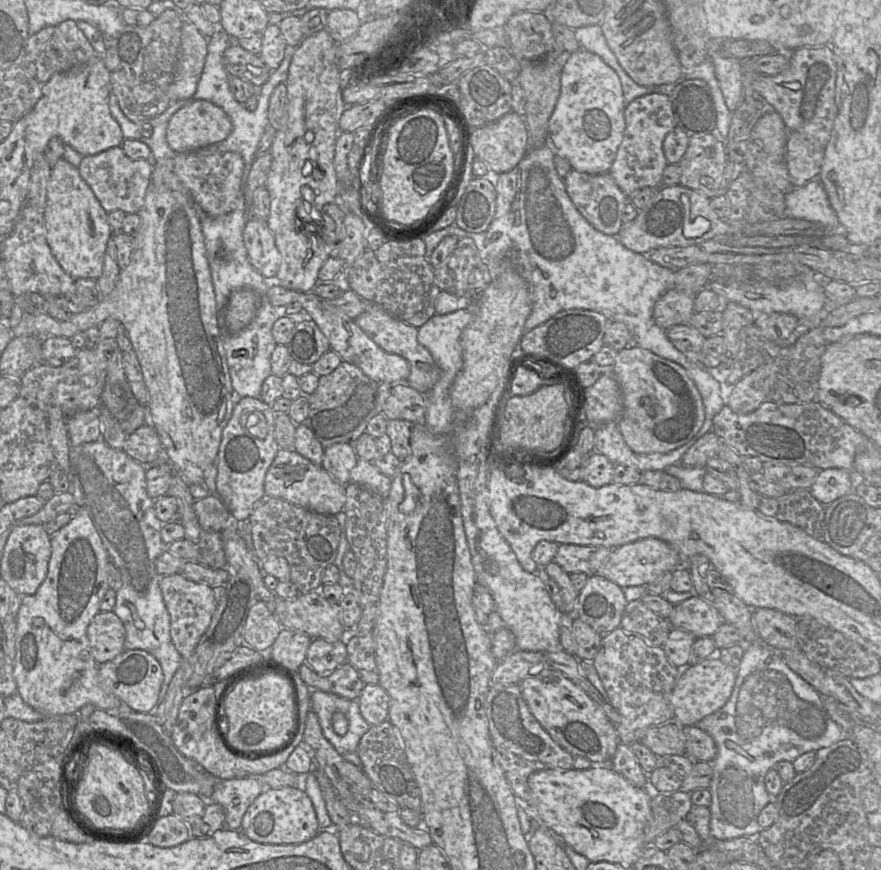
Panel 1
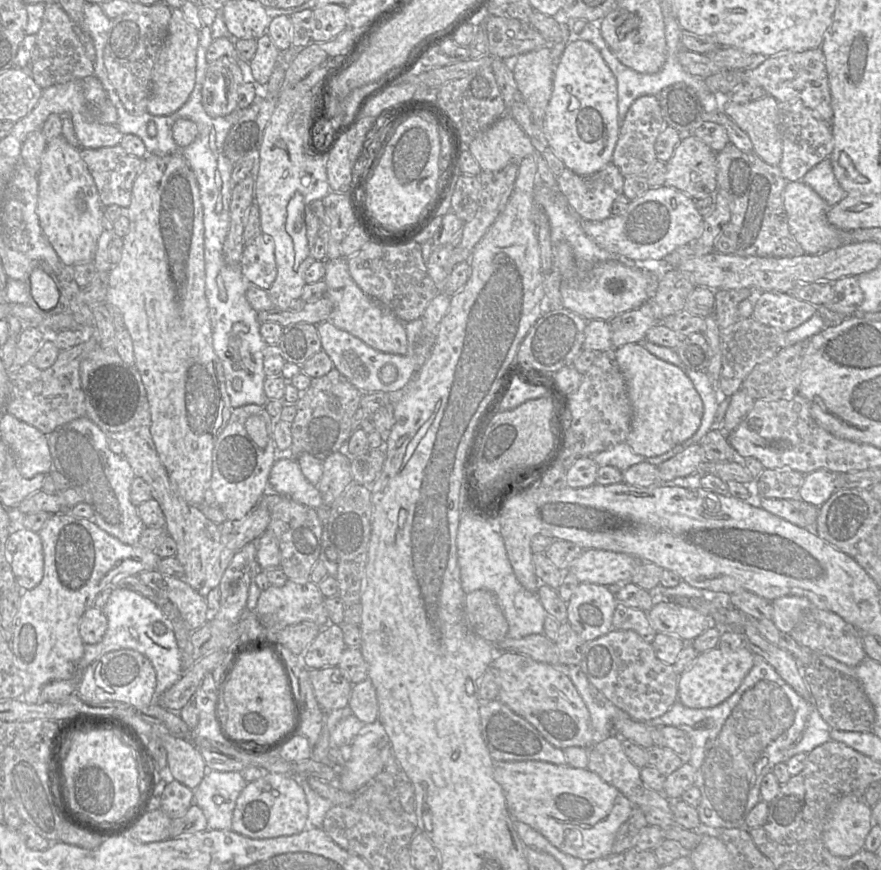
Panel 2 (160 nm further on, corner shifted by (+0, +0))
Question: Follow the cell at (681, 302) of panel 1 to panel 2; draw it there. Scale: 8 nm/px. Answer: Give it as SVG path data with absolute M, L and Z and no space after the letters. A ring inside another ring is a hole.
M652 301L623 312L608 321L613 348L645 340L646 332L662 321L660 308Z

